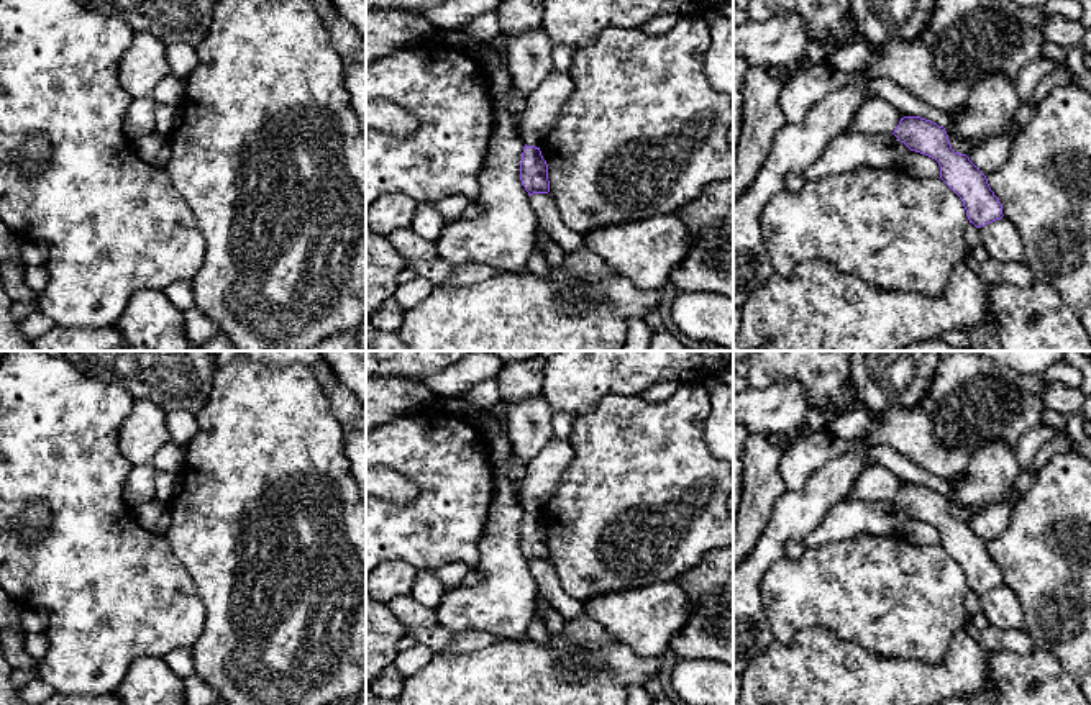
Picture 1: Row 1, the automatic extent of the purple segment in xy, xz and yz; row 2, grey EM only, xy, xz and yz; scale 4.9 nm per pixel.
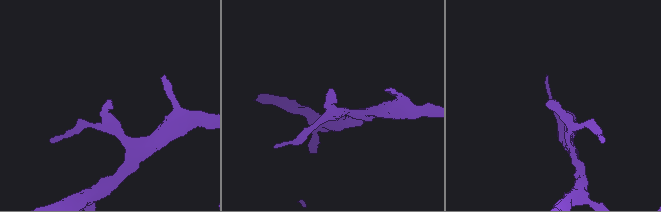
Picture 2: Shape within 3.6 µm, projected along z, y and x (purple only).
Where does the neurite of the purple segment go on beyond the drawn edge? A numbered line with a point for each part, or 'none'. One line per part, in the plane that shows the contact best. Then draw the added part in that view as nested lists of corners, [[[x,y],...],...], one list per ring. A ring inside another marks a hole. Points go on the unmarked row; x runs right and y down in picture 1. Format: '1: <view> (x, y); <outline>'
1: yz (875, 484); [[[870,466],[861,471],[845,500],[892,502],[899,489],[901,482],[888,469]]]

